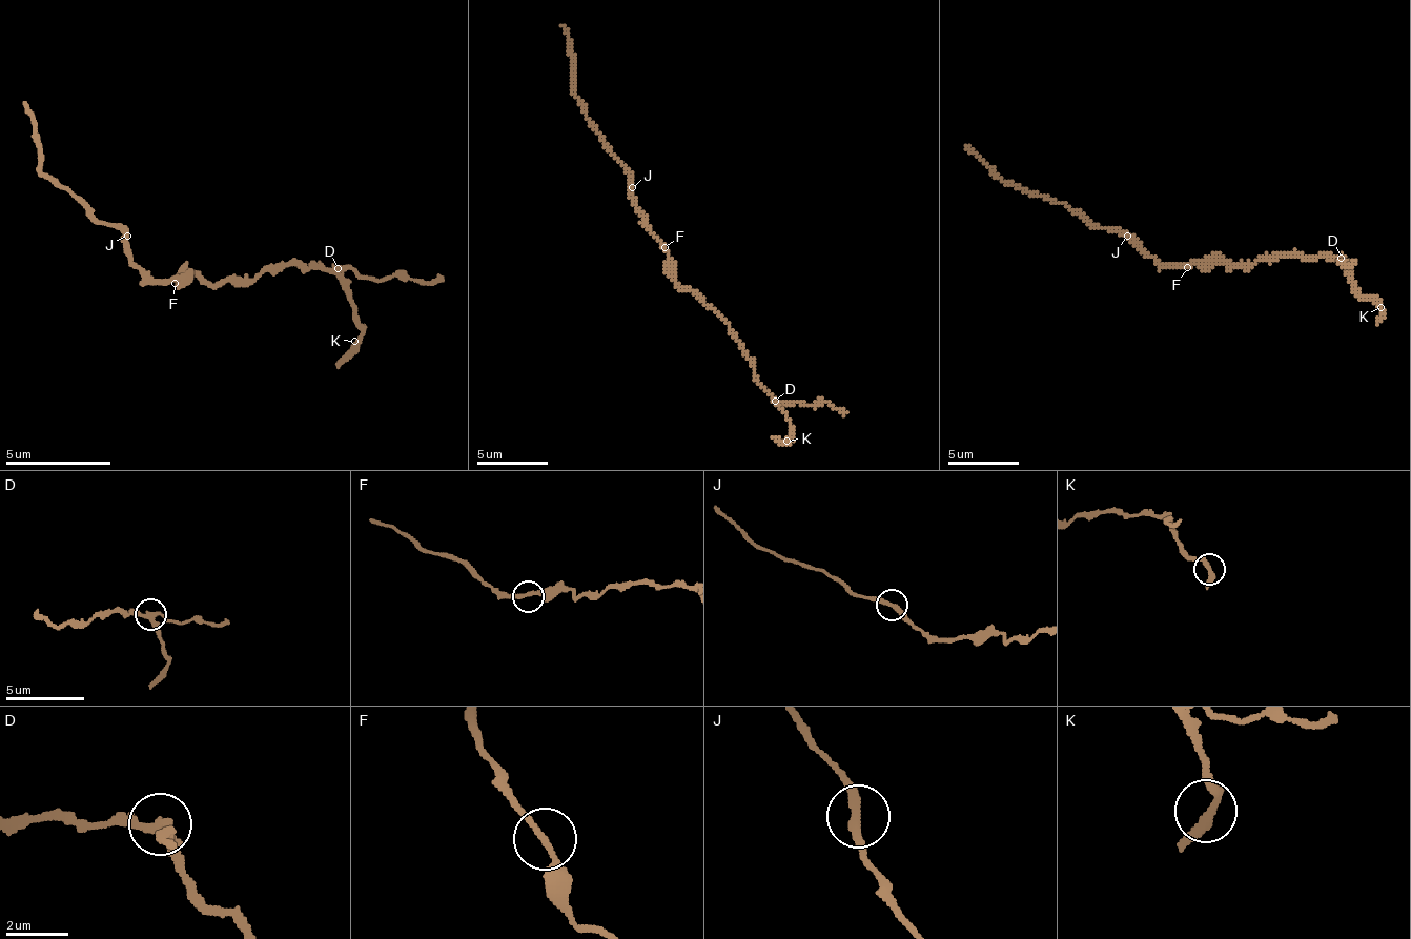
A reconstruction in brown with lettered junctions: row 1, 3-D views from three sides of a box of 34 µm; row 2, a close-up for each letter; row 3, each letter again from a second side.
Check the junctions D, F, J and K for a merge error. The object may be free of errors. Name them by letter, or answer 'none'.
D

